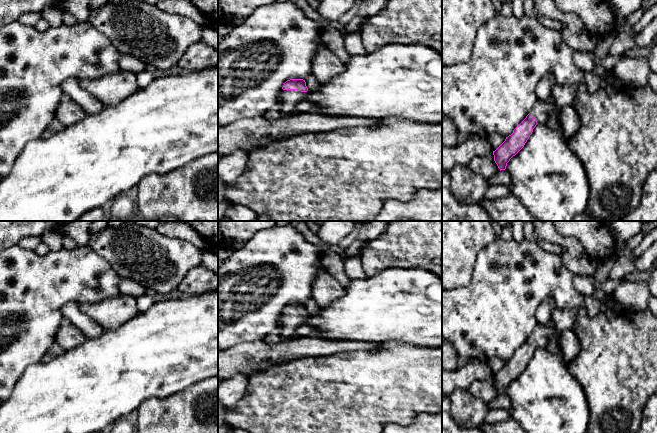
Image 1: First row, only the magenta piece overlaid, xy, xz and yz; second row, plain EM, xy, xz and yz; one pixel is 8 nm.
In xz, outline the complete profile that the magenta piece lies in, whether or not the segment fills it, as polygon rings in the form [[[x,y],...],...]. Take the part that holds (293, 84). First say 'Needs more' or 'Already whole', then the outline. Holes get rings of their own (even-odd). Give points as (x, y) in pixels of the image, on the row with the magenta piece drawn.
Needs more. [[[303,79],[287,80],[281,90],[282,99],[279,101],[281,105],[281,117],[289,117],[294,115],[296,105],[306,100],[309,91],[306,82]]]

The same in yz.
Needs more. [[[538,100],[526,118],[506,137],[505,141],[493,151],[494,161],[498,168],[505,170],[507,163],[525,145],[537,124],[547,124],[552,115],[559,111],[554,102]]]

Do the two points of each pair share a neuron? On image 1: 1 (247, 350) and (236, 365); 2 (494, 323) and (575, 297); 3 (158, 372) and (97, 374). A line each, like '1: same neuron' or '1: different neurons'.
1: same neuron
2: same neuron
3: same neuron

